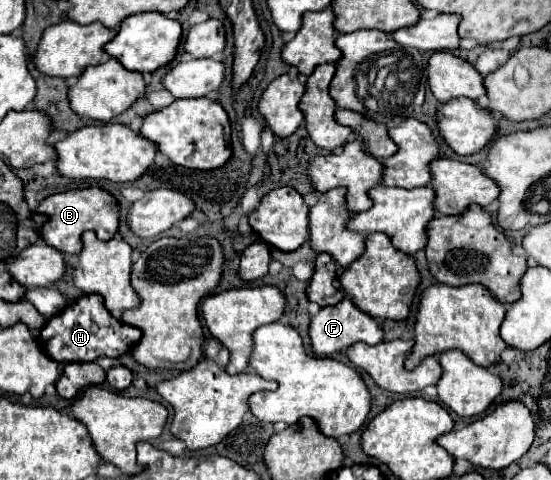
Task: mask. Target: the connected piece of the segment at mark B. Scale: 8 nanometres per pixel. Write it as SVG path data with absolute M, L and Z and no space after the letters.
M101 188L67 190L67 192L51 194L35 208L35 214L47 216L47 222L39 230L41 240L65 254L81 252L81 234L85 230L93 230L99 240L109 240L109 238L113 238L113 234L117 234L117 224L119 224L117 200Z

